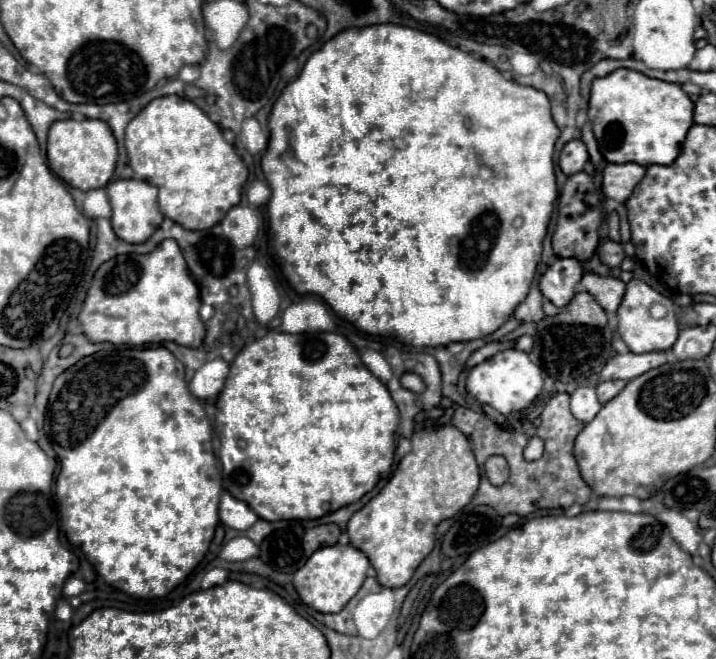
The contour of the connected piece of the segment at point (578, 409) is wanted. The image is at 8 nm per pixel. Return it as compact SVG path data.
M579 386L573 394L571 394L571 414L575 418L579 418L581 422L591 422L595 418L595 414L601 410L601 404L597 400L595 388L585 388Z

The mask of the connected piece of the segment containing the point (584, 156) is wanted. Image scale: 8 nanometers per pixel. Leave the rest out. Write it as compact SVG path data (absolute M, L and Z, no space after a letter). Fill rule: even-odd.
M571 140L561 150L559 166L567 176L571 176L571 174L581 172L583 166L587 164L587 160L589 160L589 154L587 154L585 144L581 140Z

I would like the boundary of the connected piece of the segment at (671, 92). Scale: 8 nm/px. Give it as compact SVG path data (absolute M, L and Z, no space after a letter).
M619 68L615 70L615 74L609 74L607 78L597 78L593 82L589 100L589 118L593 124L593 134L599 142L599 150L607 162L613 164L635 162L641 166L671 164L681 152L681 144L687 136L687 130L693 126L693 102L681 90L679 84L655 80L637 70Z

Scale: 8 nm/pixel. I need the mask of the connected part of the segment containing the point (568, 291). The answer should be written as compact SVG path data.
M557 258L553 266L541 276L539 288L547 300L551 300L555 306L563 308L571 302L575 290L573 284L577 284L583 278L583 266L575 258Z

